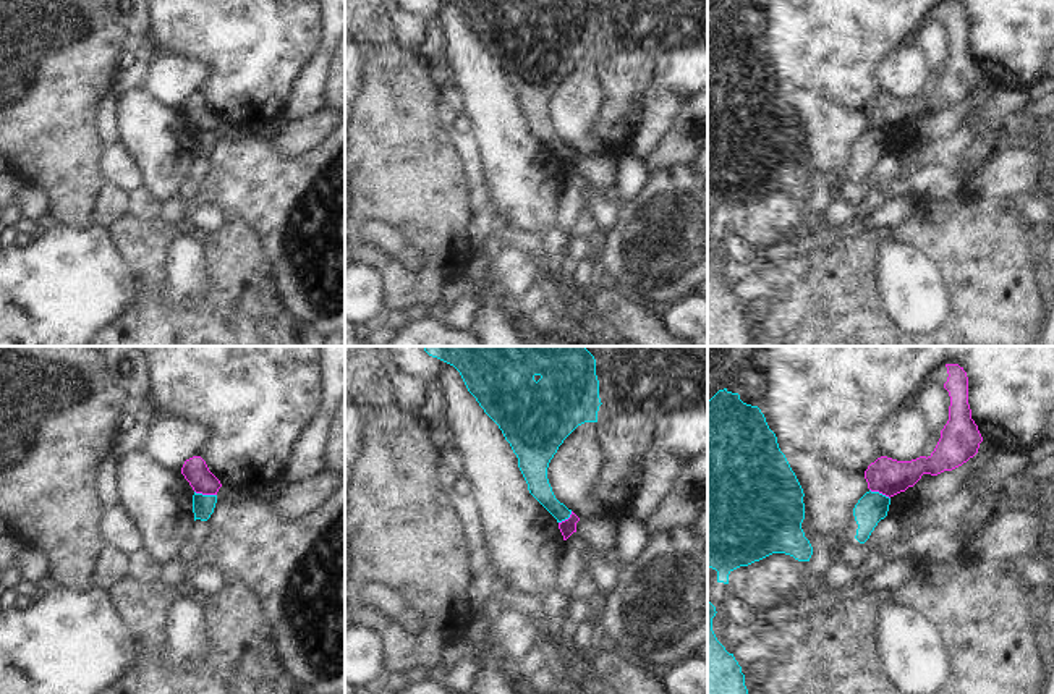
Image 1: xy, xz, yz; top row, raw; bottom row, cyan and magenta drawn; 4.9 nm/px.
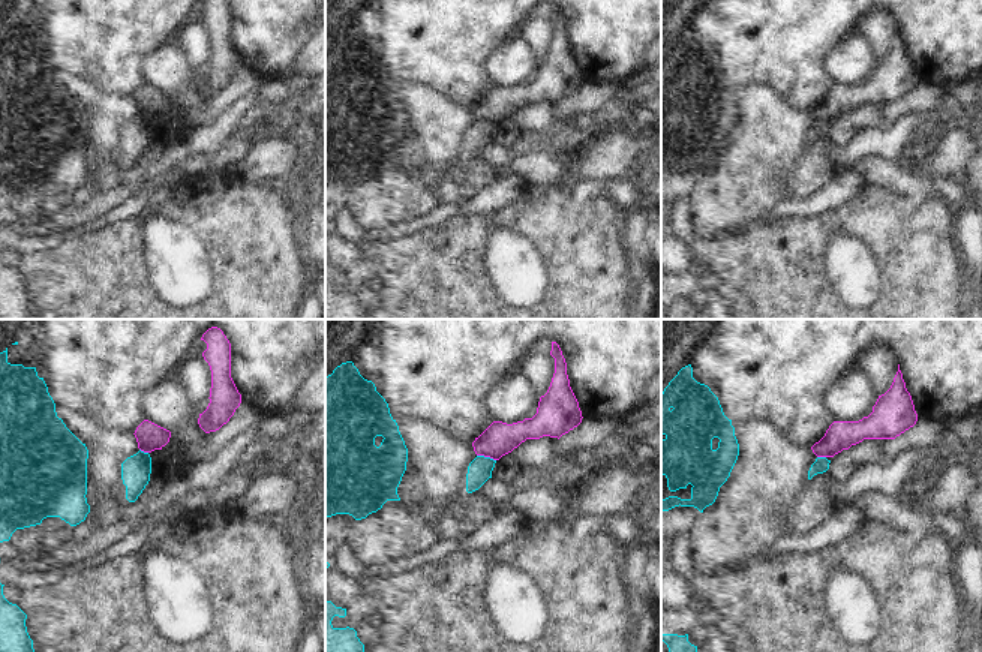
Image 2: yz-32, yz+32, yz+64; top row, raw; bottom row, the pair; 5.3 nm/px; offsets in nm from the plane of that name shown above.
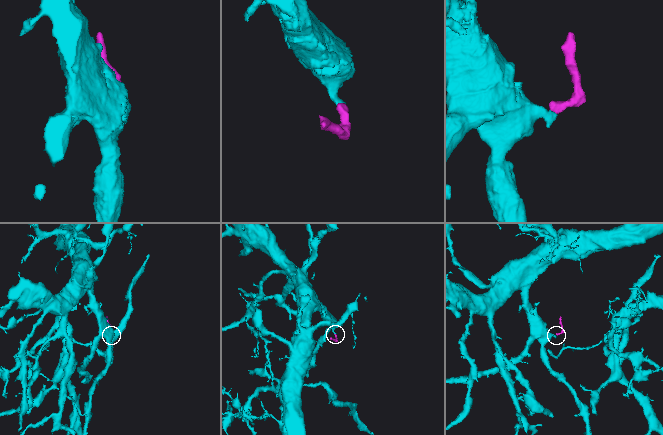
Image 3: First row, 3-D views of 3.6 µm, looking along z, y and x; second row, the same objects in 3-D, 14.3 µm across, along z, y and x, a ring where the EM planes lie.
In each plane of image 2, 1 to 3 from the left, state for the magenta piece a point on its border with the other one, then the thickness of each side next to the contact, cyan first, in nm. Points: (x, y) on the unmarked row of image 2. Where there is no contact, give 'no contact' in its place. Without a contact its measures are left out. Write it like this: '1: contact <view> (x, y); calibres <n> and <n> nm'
1: contact yz-32 (143, 116); calibres 160 and 150 nm
2: contact yz+32 (486, 122); calibres 130 and 180 nm
3: contact yz+64 (822, 122); calibres 80 and 160 nm

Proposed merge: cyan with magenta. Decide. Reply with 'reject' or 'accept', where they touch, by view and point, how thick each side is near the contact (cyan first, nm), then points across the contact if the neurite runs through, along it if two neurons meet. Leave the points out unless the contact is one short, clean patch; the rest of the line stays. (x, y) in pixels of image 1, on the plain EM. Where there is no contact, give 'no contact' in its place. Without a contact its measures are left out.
reject; contact xy (206, 133); calibres 110 and 130 nm; border xy (195, 128), (204, 133), (216, 133)

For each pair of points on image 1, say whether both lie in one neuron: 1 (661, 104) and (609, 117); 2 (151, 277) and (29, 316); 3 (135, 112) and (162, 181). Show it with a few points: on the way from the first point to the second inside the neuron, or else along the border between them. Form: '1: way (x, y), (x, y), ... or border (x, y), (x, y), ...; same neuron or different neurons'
1: border (654, 70), (638, 105); different neurons
2: border (115, 249), (136, 283), (136, 296), (120, 317); different neurons
3: way (149, 130), (161, 141), (162, 164); same neuron

